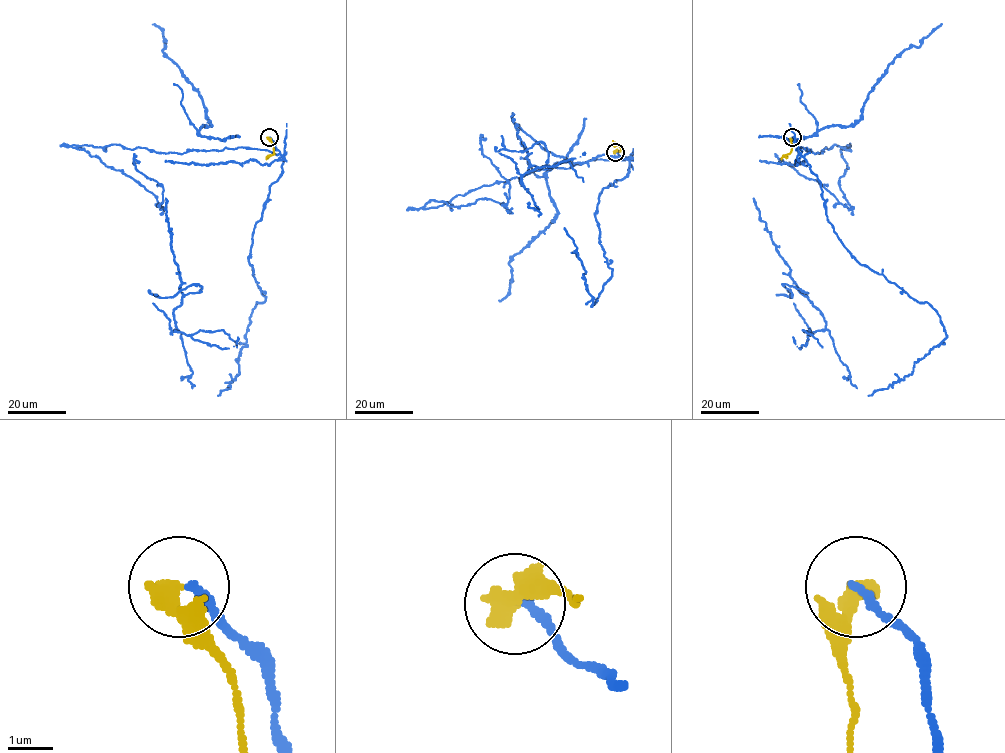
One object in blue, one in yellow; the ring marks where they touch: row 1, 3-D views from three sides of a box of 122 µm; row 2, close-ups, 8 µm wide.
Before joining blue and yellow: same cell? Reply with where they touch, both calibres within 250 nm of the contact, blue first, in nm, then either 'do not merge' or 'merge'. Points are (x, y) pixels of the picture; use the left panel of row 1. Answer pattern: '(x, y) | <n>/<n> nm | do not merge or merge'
(269, 137) | 190/460 nm | do not merge

